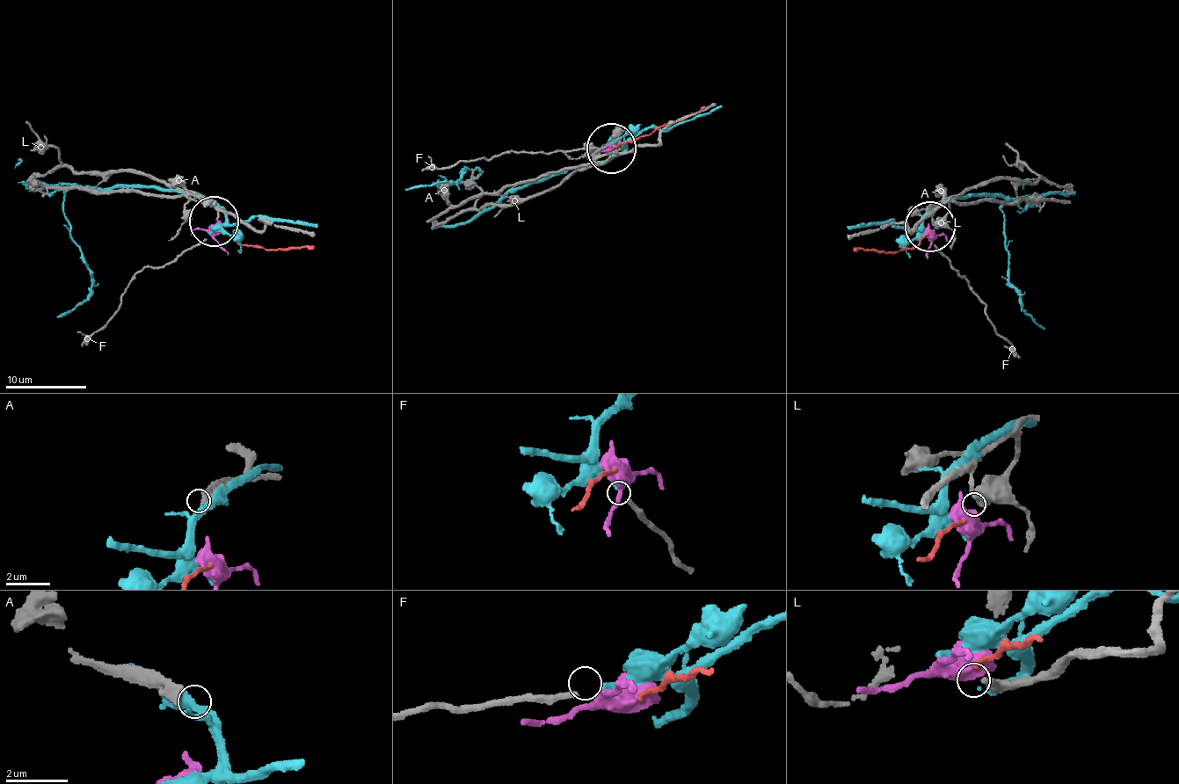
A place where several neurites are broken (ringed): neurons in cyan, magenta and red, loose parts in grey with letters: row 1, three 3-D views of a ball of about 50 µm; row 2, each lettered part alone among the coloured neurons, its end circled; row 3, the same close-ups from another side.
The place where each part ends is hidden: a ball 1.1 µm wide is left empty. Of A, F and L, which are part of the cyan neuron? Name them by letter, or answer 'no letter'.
F

